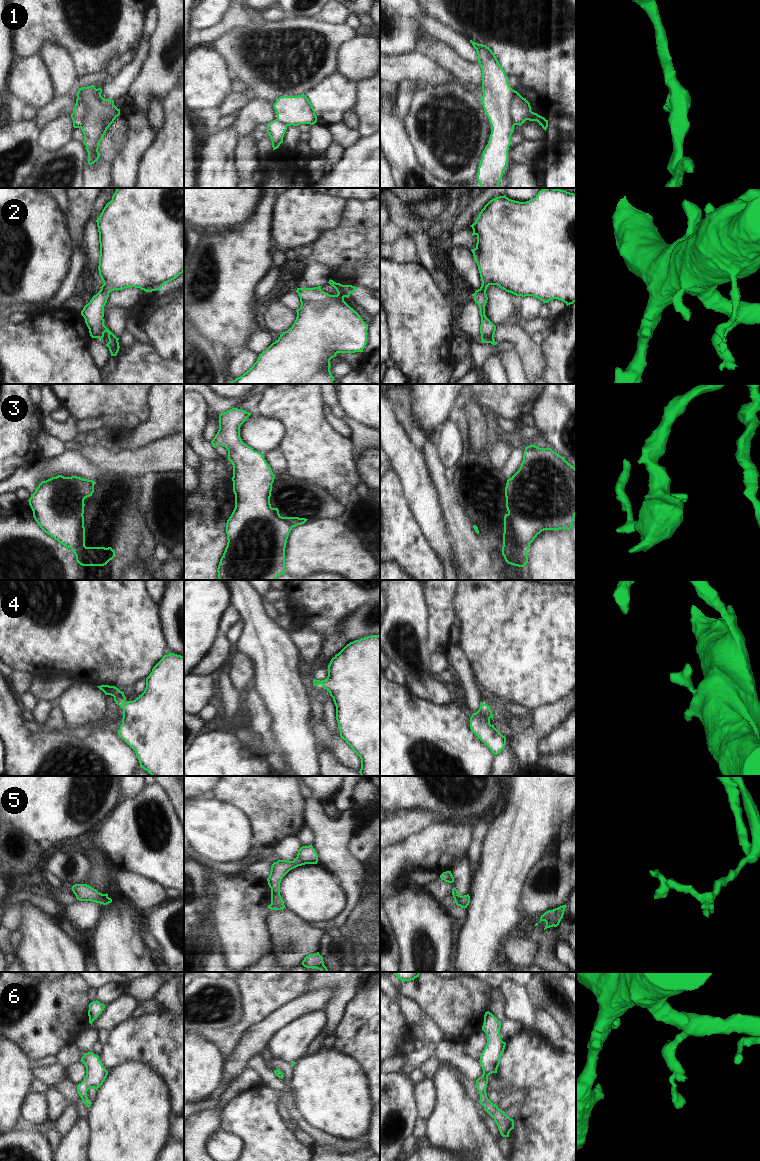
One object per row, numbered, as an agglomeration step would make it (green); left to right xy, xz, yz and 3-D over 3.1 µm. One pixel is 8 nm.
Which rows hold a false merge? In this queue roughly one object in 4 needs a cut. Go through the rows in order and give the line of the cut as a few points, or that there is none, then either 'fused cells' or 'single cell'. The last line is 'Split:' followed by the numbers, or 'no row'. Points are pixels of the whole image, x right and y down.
1: cut in yz along (515, 91), (510, 105), (510, 118), (513, 125); fused cells
2: no cut; single cell
3: no cut; single cell
4: no cut; single cell
5: no cut; single cell
6: no cut; single cell
Split: 1

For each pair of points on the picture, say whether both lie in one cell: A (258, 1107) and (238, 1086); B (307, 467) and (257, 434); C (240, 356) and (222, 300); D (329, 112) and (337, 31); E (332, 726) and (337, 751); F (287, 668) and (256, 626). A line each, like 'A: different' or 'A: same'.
A: different
B: different
C: different
D: different
E: different
F: same

